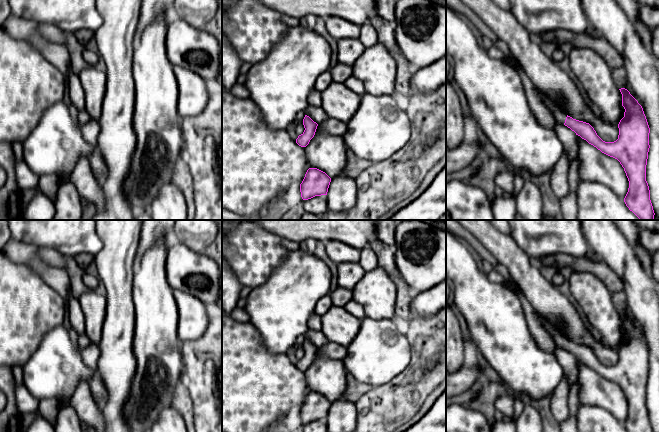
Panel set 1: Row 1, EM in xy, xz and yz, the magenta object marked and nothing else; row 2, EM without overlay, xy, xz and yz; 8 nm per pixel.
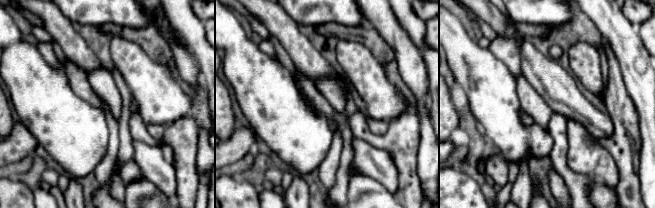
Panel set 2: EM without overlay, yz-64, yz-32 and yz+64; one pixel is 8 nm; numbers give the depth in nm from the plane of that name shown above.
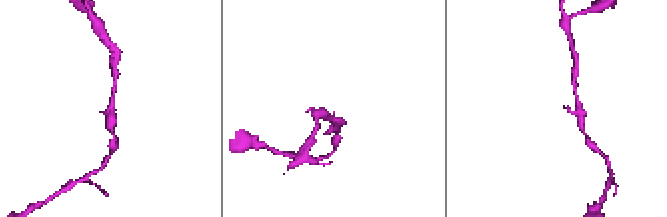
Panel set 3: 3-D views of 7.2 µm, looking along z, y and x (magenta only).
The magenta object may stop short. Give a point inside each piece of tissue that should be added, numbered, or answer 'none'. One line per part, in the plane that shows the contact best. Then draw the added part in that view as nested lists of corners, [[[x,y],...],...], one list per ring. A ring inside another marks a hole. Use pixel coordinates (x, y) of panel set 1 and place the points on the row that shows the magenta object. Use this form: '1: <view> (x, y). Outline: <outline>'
1: yz (560, 116). Outline: [[[538,91],[538,93],[541,96],[542,100],[544,101],[544,103],[546,104],[546,106],[549,108],[549,110],[554,115],[556,123],[564,125],[566,117],[567,117],[567,114],[565,112],[563,112],[562,110],[560,110],[552,101],[550,101],[540,91]]]

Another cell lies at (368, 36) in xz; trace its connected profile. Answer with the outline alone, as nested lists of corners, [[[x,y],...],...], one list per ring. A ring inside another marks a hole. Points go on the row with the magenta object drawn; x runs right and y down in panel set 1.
[[[369,22],[361,25],[361,34],[359,39],[366,48],[377,43],[377,32]]]

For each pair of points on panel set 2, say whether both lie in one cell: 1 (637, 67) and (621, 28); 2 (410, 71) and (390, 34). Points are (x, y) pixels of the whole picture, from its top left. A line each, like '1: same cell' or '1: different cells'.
1: same cell
2: same cell

